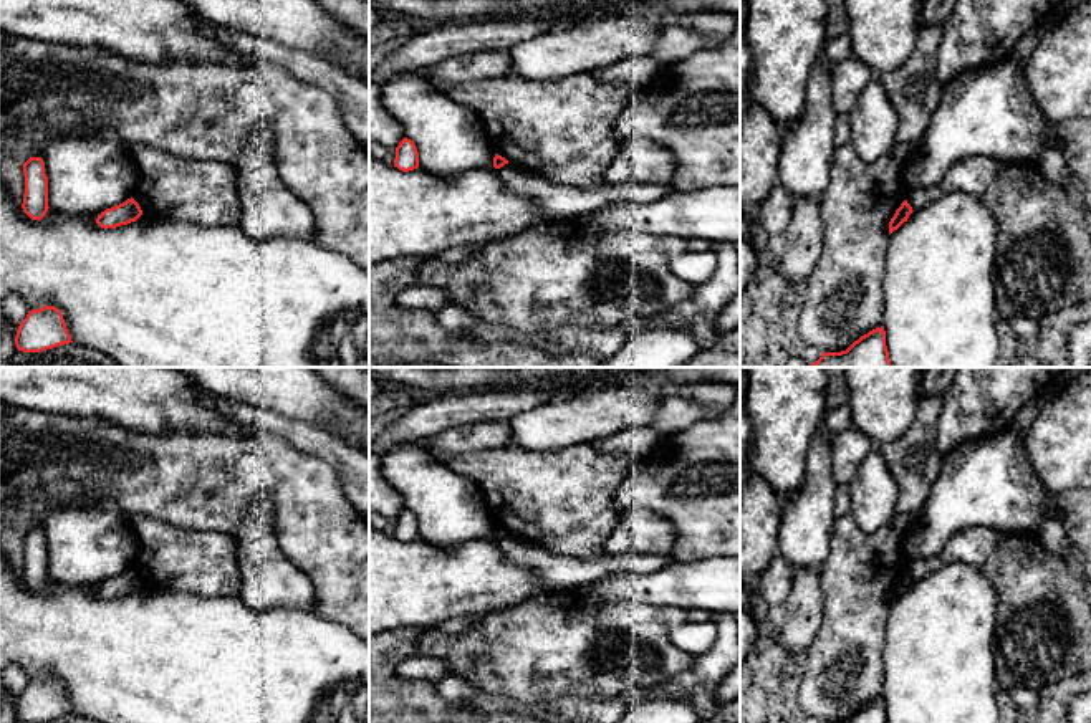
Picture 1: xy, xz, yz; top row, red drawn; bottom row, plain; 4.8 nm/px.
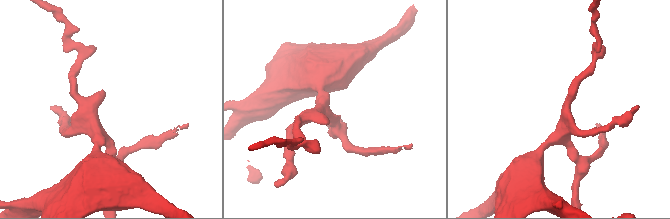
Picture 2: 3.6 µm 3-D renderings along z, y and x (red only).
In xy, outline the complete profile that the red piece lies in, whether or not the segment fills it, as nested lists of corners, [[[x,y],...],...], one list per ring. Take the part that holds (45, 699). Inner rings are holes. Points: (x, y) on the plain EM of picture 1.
[[[55,677],[28,682],[15,706],[15,716],[23,723],[41,723],[70,713],[73,711],[63,685]]]

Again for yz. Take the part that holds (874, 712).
[[[884,697],[869,701],[841,723],[889,723]]]

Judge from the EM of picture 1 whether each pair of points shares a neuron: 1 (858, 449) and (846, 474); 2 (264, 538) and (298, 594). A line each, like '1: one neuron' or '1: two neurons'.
1: one neuron
2: one neuron

